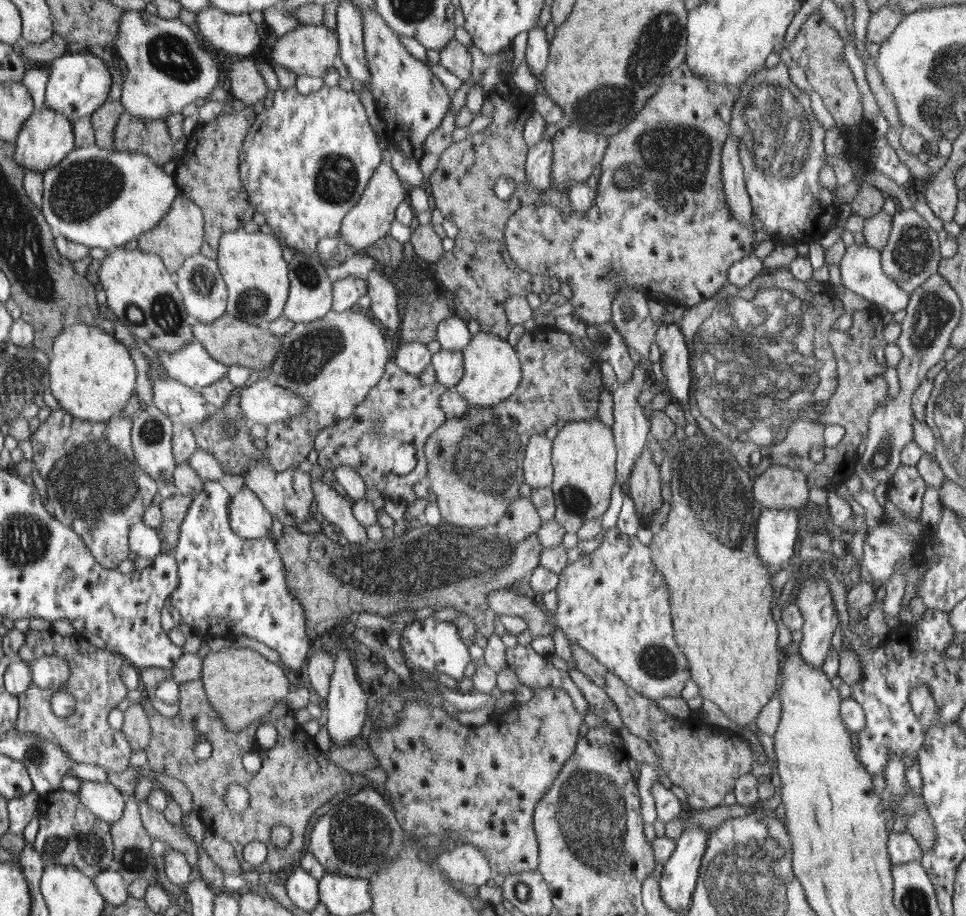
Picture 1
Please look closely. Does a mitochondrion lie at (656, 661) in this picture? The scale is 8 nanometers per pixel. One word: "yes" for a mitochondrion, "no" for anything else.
yes

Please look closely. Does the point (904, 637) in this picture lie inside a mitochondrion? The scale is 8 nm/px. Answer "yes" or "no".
no

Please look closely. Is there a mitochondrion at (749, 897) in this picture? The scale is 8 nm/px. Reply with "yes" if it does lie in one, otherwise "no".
yes

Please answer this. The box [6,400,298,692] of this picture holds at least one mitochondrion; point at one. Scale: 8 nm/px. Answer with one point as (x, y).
(95, 482)

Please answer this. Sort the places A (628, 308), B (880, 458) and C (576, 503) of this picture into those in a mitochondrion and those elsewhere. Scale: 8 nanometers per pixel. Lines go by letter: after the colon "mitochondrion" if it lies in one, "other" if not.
A: mitochondrion
B: mitochondrion
C: mitochondrion

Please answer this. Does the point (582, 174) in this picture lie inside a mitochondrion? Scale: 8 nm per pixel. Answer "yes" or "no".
no

